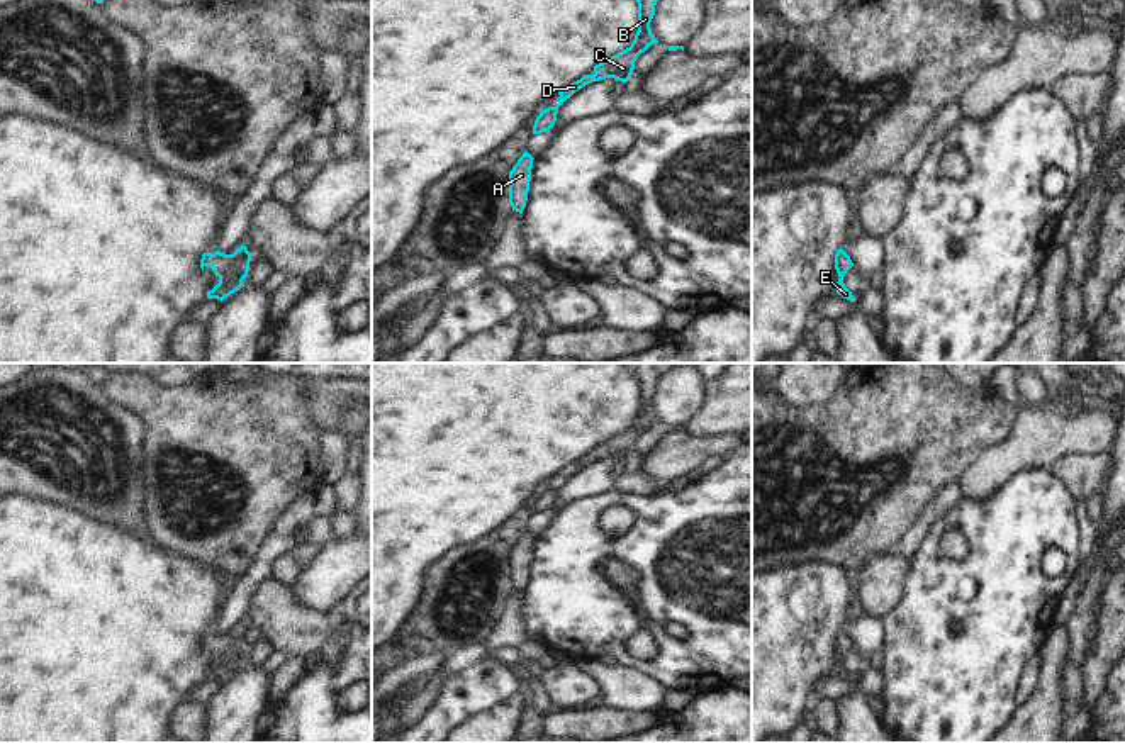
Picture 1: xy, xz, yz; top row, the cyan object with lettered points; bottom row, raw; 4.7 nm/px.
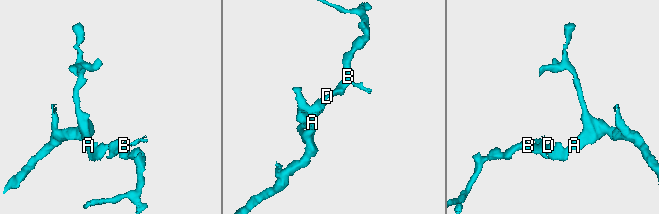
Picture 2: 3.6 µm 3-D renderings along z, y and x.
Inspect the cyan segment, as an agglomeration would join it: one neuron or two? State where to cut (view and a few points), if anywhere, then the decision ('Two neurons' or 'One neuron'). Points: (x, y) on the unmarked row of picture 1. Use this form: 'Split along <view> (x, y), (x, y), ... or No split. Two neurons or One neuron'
No split. One neuron

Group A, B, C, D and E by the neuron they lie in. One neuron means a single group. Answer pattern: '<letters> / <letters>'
A B C D E

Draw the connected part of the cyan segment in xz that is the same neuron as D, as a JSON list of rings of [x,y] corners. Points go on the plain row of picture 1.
[[[628,363],[628,366],[638,382],[638,411],[631,426],[596,444],[592,455],[584,455],[580,460],[567,465],[562,472],[558,472],[558,483],[540,492],[533,506],[533,514],[541,514],[553,509],[558,487],[585,465],[606,458],[614,458],[626,463],[633,455],[636,438],[652,424],[658,422],[652,414],[650,402],[655,395],[655,385],[660,378],[660,373],[655,370],[653,363]]]

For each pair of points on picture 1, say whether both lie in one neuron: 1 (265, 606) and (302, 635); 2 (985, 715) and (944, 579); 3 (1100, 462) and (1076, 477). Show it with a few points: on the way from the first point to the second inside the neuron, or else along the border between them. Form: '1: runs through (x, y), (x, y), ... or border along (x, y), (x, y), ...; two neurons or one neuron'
1: runs through (274, 611), (294, 628); one neuron
2: runs through (985, 681), (985, 620), (978, 613); one neuron
3: runs through (1095, 467), (1081, 474); one neuron

